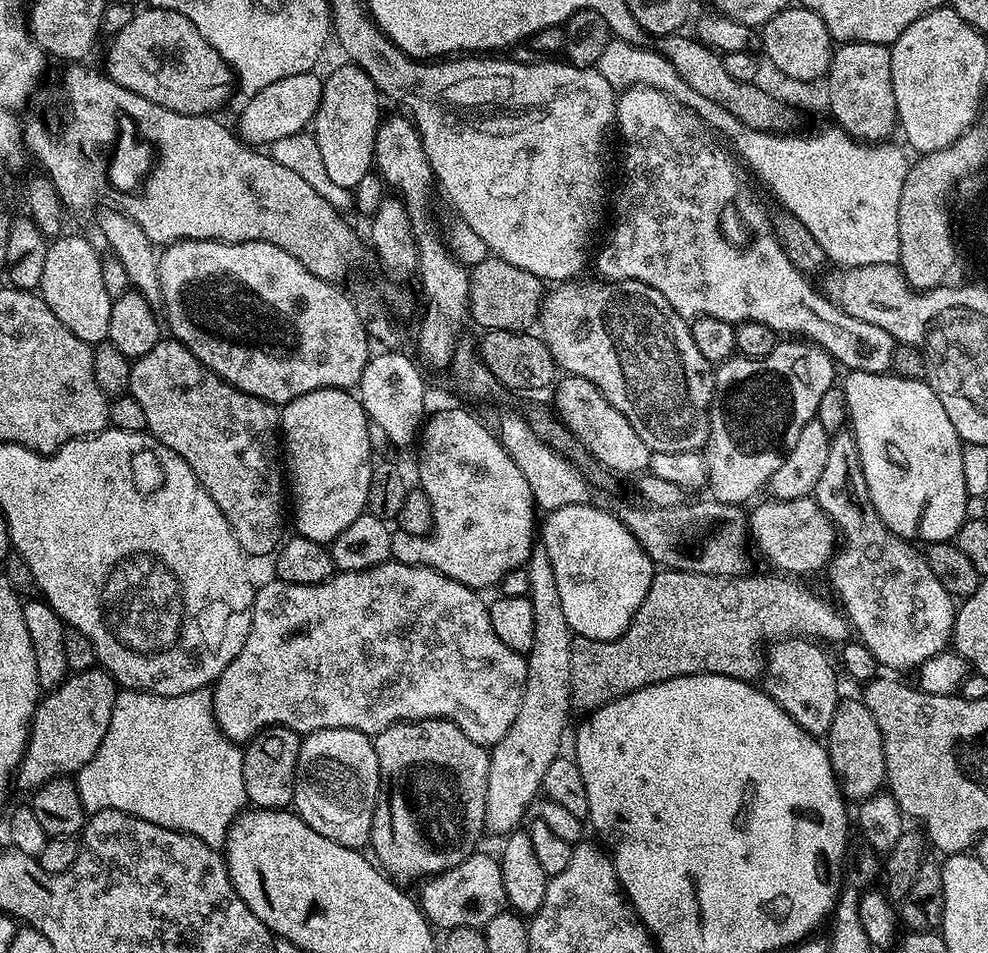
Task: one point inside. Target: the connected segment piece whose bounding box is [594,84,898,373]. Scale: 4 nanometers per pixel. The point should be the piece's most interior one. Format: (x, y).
(728, 263)

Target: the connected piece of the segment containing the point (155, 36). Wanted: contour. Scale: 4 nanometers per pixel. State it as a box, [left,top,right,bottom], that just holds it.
[103,6,234,116]

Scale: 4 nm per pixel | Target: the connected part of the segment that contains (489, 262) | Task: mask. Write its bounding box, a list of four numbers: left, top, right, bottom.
[468,254,546,332]

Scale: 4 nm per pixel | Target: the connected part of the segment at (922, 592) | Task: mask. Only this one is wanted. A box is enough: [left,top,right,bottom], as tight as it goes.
[814,430,956,668]

